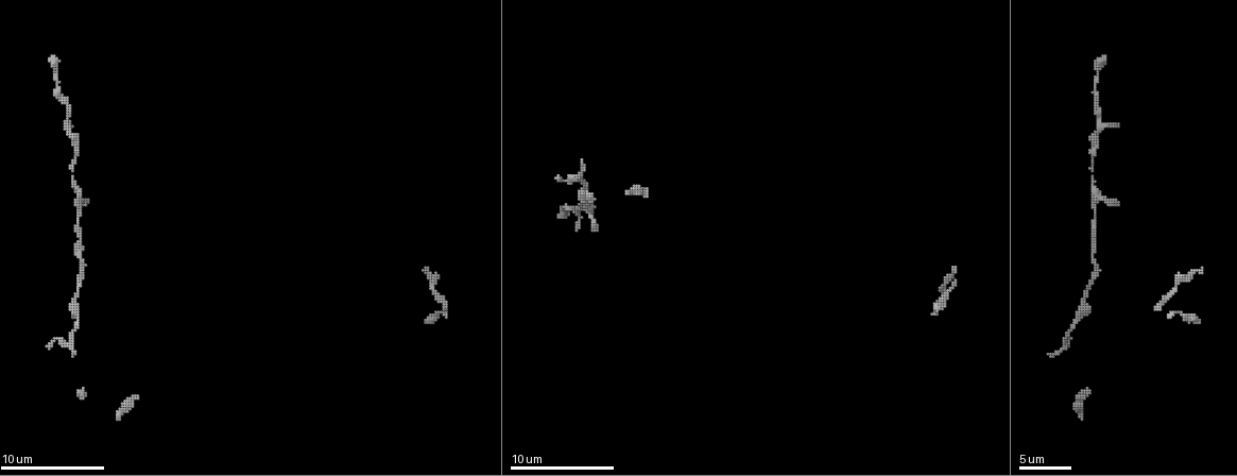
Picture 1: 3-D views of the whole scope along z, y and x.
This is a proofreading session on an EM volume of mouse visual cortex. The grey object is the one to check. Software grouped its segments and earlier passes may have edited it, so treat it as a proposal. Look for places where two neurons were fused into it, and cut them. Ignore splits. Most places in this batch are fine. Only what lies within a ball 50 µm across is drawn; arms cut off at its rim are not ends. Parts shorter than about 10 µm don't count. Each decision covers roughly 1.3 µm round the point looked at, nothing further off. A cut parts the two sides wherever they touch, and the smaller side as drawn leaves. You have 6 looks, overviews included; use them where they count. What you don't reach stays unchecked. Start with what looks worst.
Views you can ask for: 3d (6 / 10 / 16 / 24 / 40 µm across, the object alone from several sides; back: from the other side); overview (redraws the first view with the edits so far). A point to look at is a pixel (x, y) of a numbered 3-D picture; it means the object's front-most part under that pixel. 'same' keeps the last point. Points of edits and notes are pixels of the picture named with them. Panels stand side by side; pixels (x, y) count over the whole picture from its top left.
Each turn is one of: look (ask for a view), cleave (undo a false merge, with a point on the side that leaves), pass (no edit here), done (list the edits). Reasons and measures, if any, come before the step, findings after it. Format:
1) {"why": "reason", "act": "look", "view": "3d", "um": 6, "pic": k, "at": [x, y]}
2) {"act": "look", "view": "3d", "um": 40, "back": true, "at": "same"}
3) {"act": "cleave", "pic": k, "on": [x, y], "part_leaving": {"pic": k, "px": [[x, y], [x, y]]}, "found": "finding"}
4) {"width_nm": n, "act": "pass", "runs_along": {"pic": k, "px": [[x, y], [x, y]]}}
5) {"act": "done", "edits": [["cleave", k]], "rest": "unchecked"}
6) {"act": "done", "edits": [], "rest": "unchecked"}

{"why": "three arms meet", "act": "look", "view": "3d", "um": 10, "pic": 1, "at": [1098, 117]}

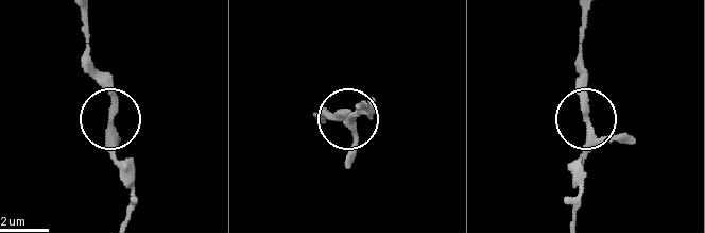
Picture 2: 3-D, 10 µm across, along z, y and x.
{"act": "pass", "runs_along": {"pic": 2, "px": [[572, 220], [585, 147], [585, 73], [579, 51]]}, "found": "all the same neuron"}

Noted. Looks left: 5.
{"why": "thick turns thin", "act": "look", "view": "3d", "um": 10, "pic": 1, "at": [76, 297]}

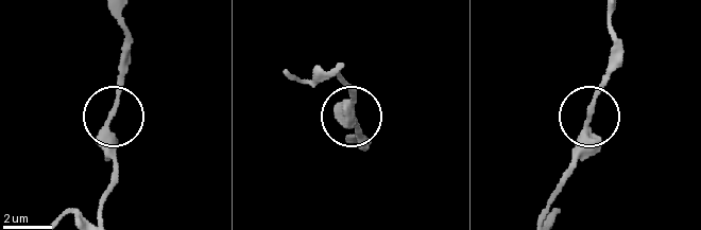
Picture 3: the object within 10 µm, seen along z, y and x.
{"act": "pass", "found": "all the same neuron"}

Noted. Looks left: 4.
{"why": "thin neck", "act": "look", "view": "3d", "um": 16, "pic": 1, "at": [78, 214]}

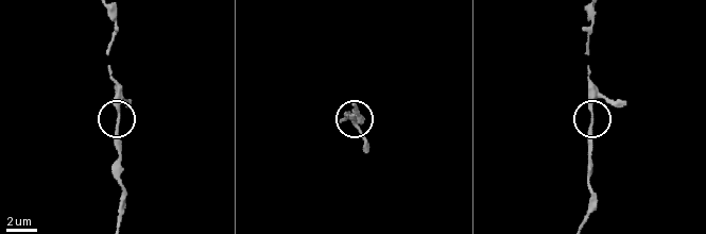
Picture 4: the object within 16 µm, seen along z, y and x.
{"act": "pass", "found": "one neuron here"}

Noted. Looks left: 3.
{"act": "done", "edits": [], "rest": "unchecked"}

